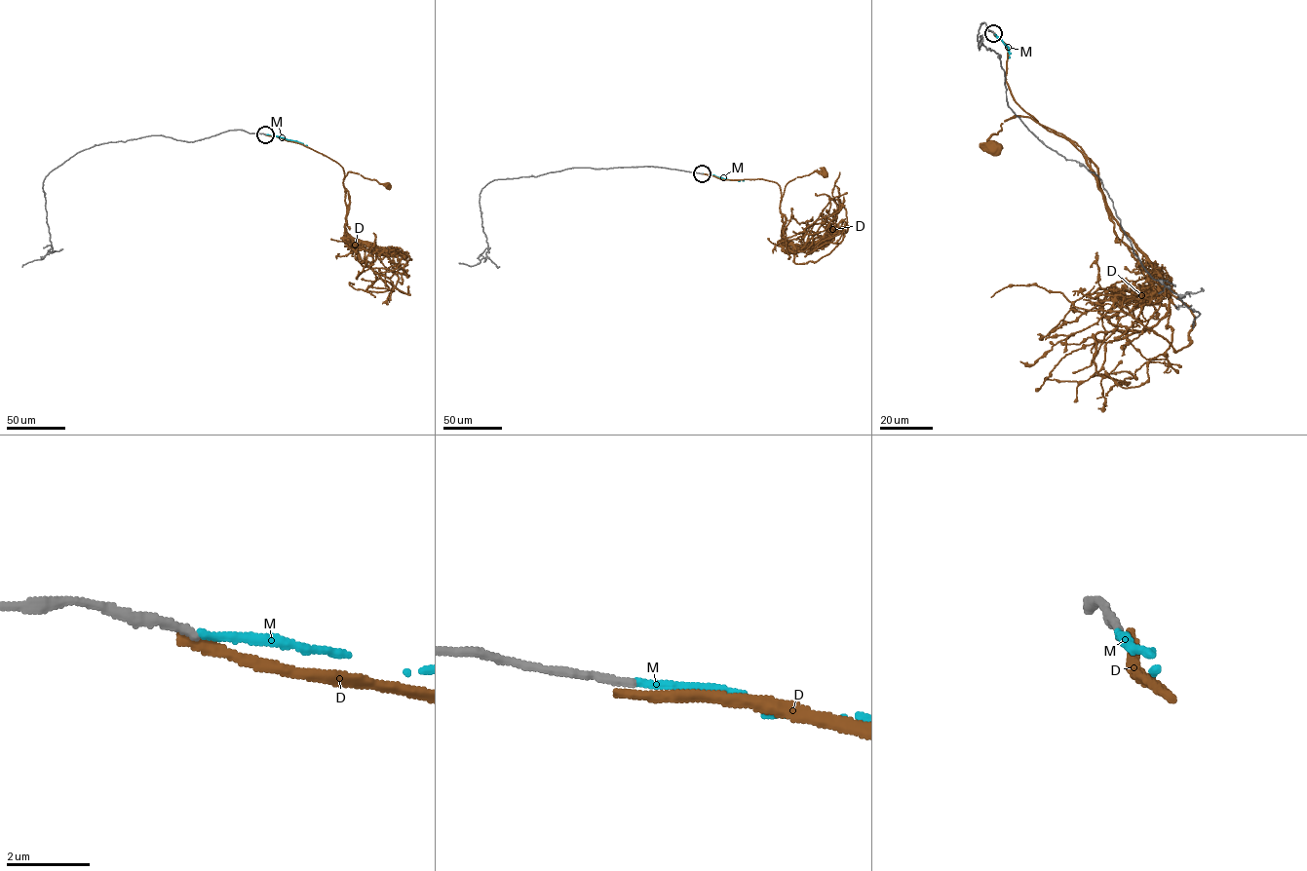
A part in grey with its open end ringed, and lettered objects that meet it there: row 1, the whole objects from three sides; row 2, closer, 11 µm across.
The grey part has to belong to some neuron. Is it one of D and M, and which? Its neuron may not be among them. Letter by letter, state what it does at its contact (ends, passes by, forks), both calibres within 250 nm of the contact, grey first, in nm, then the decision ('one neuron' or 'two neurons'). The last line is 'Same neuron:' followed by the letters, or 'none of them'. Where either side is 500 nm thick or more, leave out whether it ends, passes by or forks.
D: it ends; calibres 200 and 260 nm; two neurons
M: it ends; calibres 190 and 180 nm; one neuron
Same neuron: M

